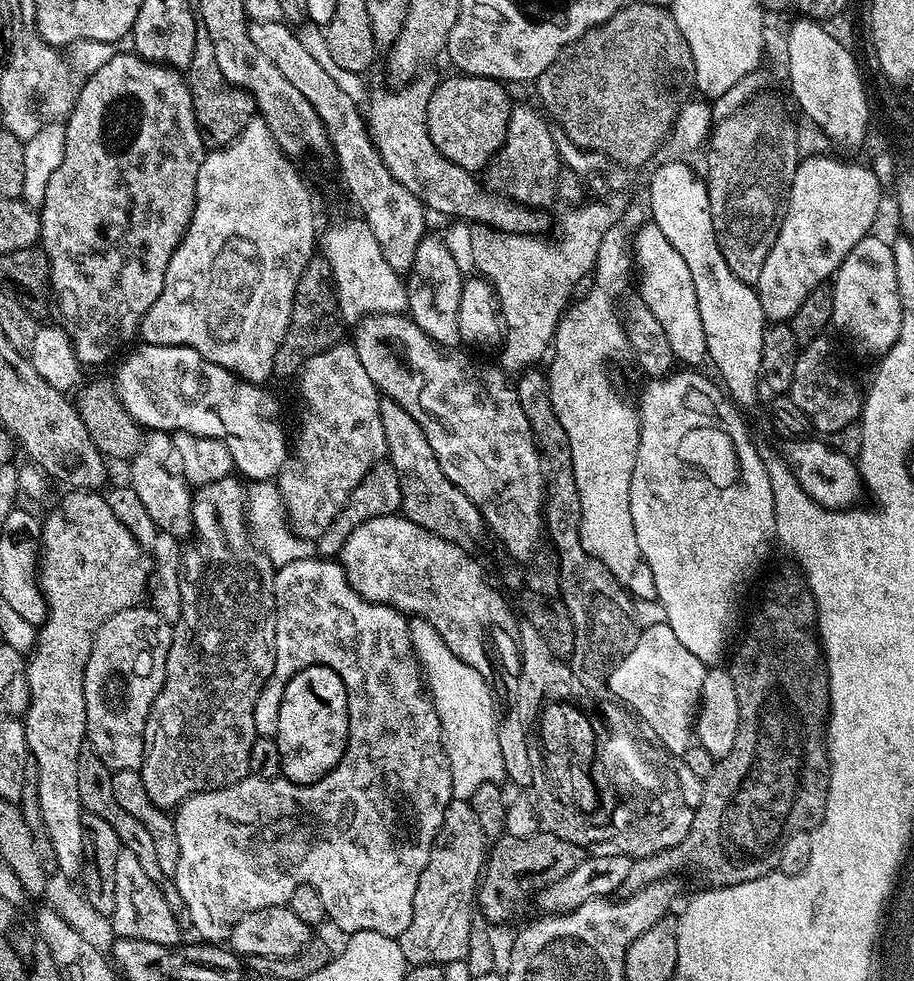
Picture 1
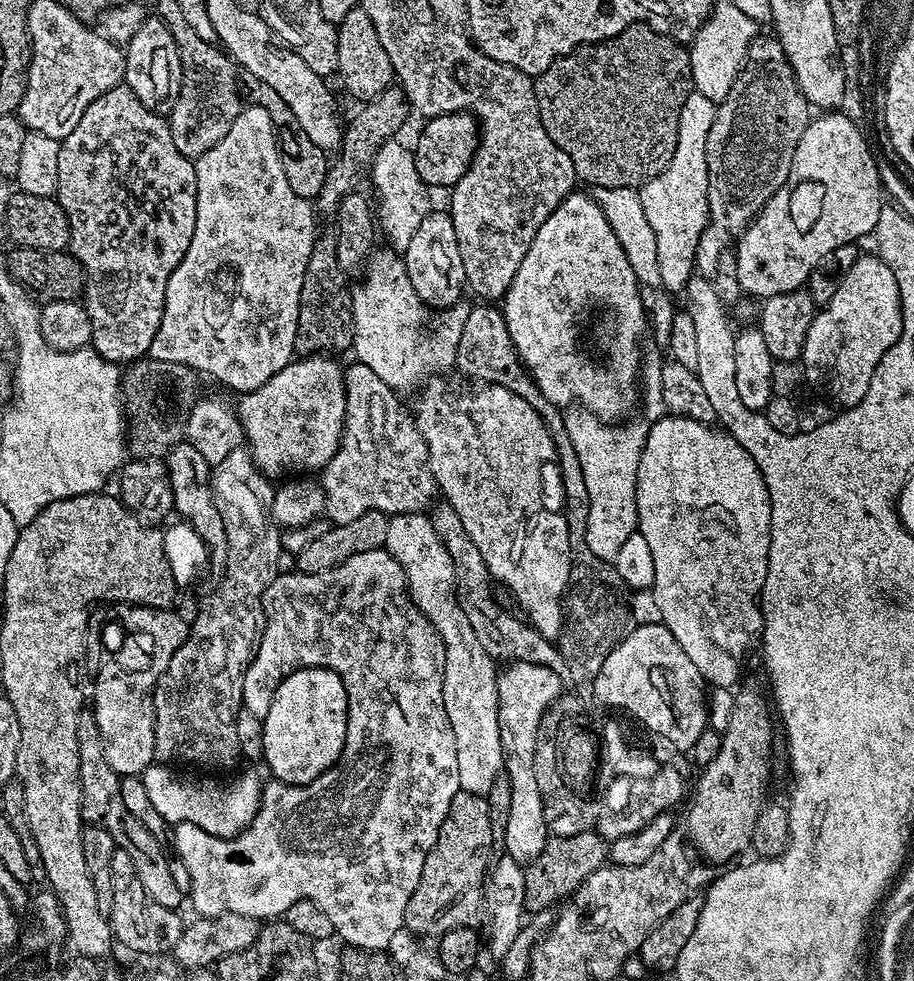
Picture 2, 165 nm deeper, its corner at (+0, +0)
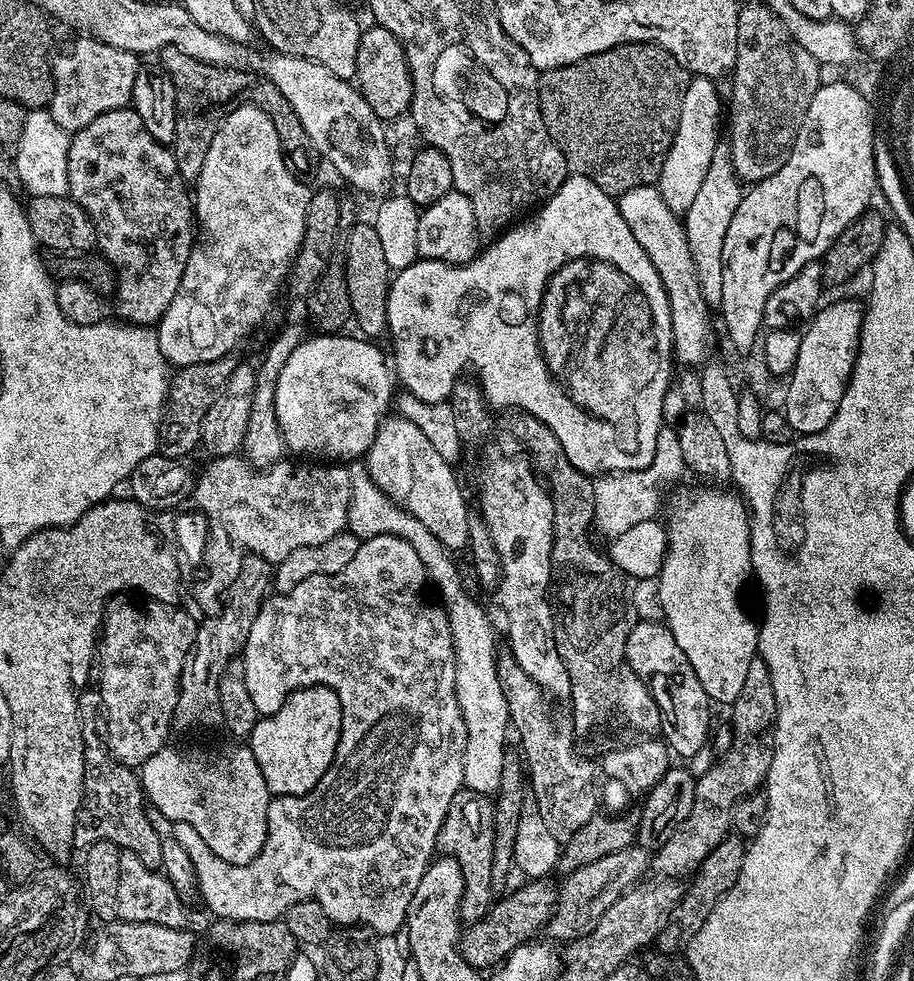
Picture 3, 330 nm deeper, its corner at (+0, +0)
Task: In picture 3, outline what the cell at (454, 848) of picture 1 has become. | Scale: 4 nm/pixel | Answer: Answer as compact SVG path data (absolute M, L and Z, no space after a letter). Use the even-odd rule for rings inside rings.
M463 787L450 802L446 818L436 839L437 849L443 855L454 858L462 870L462 898L460 899L460 918L465 925L481 920L494 903L492 891L492 871L494 870L494 800L491 795L475 792Z

